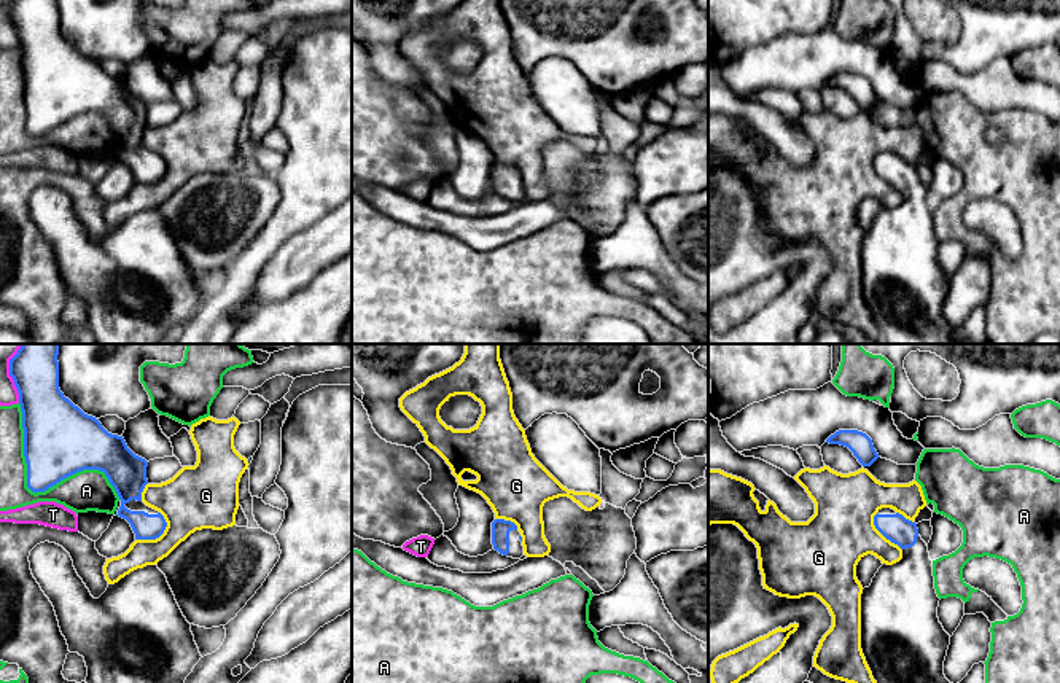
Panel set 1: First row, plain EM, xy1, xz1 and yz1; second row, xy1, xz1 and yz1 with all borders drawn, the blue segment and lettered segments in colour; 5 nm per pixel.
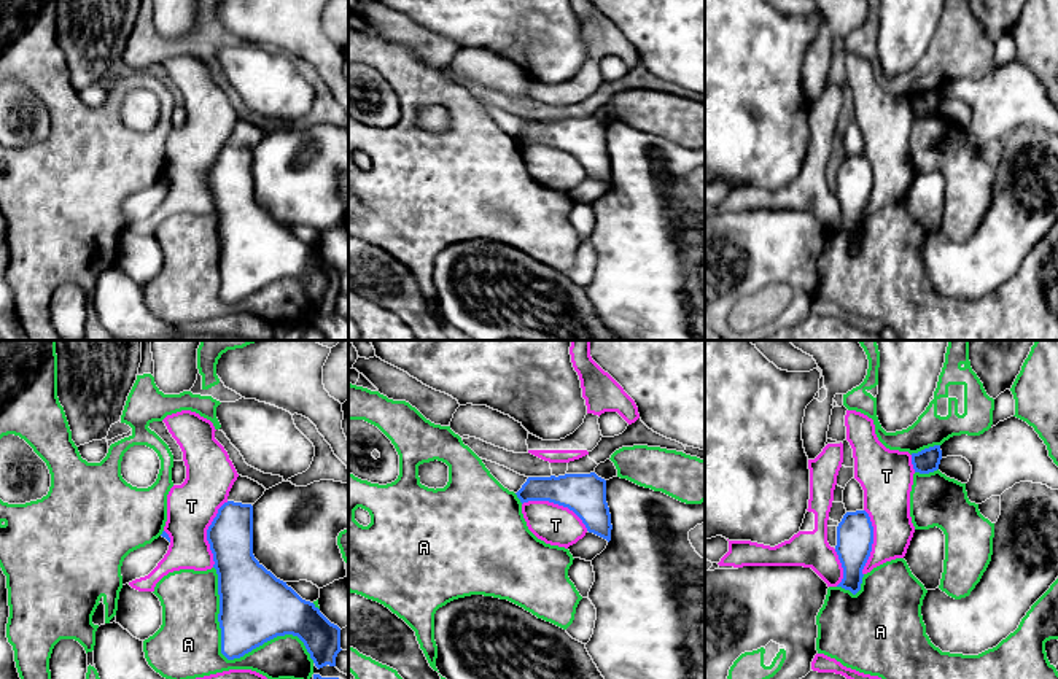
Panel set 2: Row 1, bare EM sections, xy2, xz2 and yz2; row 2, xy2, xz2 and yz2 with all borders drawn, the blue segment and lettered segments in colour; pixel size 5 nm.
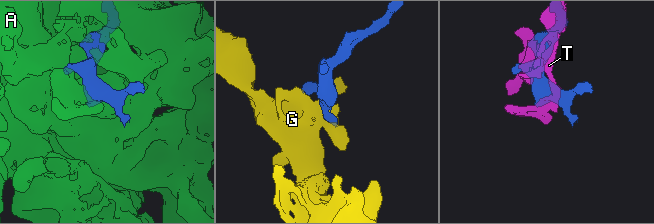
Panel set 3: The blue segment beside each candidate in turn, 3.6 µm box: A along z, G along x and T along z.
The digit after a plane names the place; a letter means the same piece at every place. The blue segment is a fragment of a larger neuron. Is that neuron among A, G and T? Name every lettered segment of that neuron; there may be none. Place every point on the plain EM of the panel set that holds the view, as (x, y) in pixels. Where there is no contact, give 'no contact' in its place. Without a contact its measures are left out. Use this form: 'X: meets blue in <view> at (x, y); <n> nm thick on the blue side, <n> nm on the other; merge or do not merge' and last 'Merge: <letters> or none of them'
A: meets blue in xy2 at (229, 302); 320 nm thick on the blue side, 340 nm on the other; do not merge
G: meets blue in xy1 at (159, 179); 130 nm thick on the blue side, 300 nm on the other; do not merge
T: meets blue in xz2 at (557, 147); 200 nm thick on the blue side, 200 nm on the other; do not merge
Merge: none of them

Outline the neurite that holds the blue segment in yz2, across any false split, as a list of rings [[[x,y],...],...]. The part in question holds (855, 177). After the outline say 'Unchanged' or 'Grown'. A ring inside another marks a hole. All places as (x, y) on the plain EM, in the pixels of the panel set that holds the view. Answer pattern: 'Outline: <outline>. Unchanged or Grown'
Outline: [[[865,154],[846,156],[837,170],[835,196],[843,211],[843,223],[837,231],[856,239],[862,227],[862,213],[870,200],[873,170]]]. Unchanged

